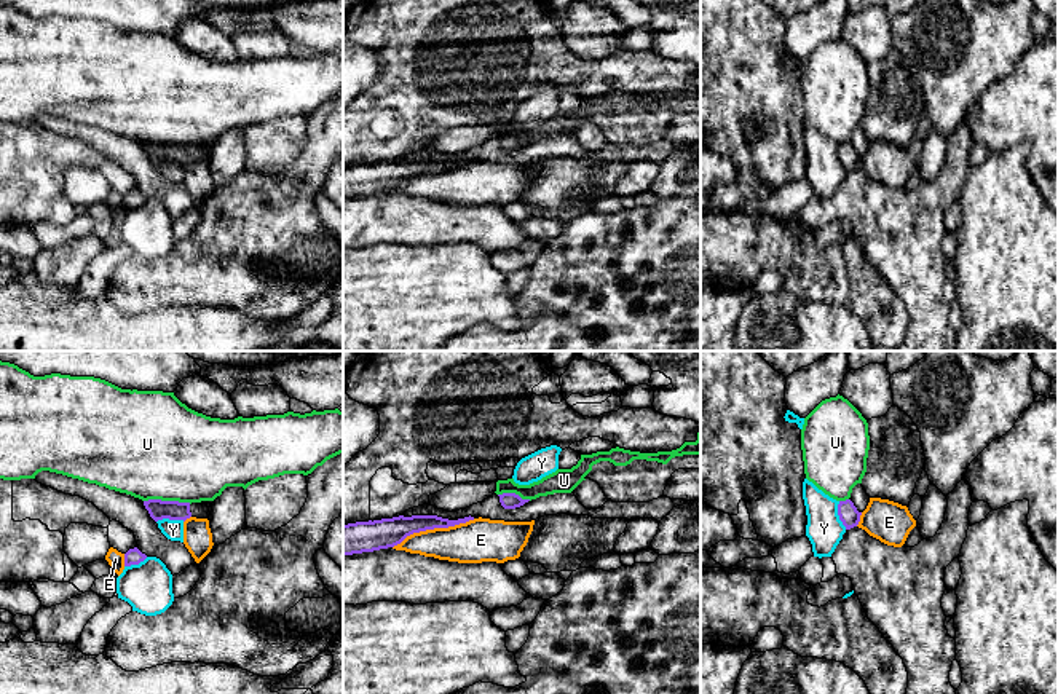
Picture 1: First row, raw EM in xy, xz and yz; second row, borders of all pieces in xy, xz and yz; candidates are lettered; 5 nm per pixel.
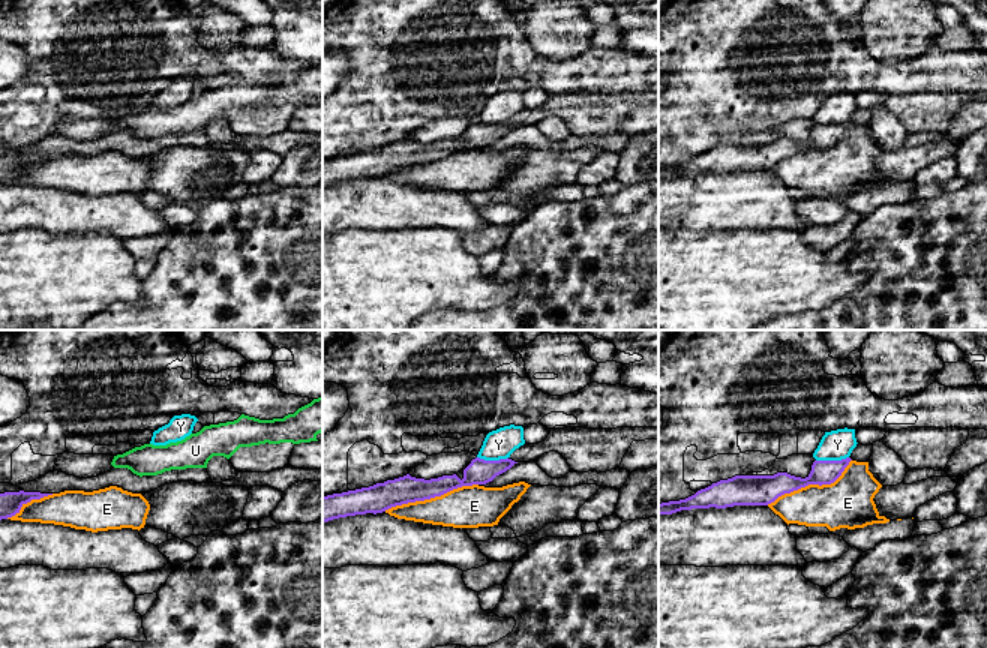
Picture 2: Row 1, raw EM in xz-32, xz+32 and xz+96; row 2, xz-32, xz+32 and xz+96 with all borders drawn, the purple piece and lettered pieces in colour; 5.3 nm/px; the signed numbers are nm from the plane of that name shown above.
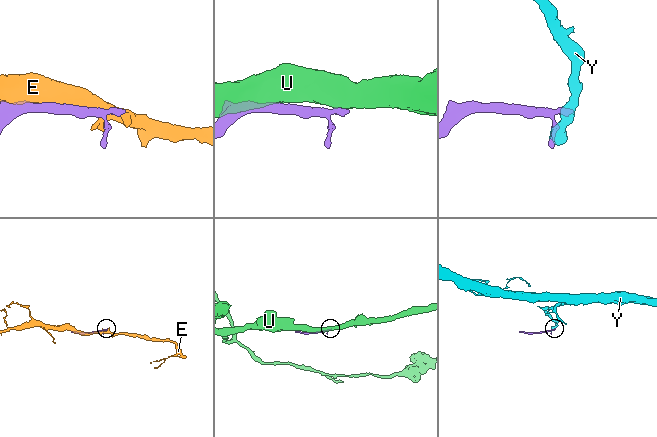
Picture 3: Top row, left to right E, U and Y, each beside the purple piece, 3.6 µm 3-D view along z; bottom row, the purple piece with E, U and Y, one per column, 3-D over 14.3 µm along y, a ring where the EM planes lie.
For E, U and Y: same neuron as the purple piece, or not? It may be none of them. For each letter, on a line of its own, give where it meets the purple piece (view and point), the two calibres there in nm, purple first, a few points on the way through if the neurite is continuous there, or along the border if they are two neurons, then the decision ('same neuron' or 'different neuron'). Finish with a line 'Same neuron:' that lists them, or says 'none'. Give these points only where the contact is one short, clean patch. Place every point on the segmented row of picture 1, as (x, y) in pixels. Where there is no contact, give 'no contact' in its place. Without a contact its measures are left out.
E: xz (433, 528) | 150/220 nm | different neuron
U: xy (168, 501) | 100/480 nm | along xy (144, 500), (190, 503) | different neuron
Y: yz (838, 514) | 100/180 nm | different neuron
Same neuron: none

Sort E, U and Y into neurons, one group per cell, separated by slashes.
E / U / Y

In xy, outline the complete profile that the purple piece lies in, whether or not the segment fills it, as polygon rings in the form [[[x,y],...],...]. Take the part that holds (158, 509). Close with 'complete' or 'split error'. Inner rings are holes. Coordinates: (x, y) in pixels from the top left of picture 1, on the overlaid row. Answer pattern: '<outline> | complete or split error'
[[[161,499],[144,501],[144,506],[155,522],[163,520],[163,519],[185,522],[190,517],[209,520],[209,515],[212,511],[212,506],[207,507],[203,503],[191,503],[190,504],[190,503],[161,501]]] | split error

